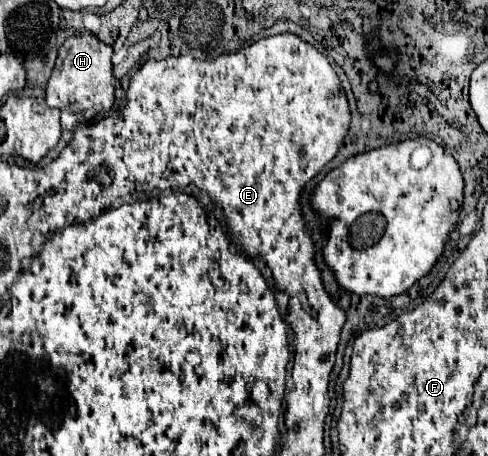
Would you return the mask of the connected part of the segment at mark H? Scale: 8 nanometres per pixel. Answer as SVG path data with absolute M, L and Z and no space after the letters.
M79 33L59 47L55 69L47 83L47 107L61 111L63 129L71 131L79 123L91 121L95 115L115 105L115 77L111 65L113 49L99 41L93 33Z

